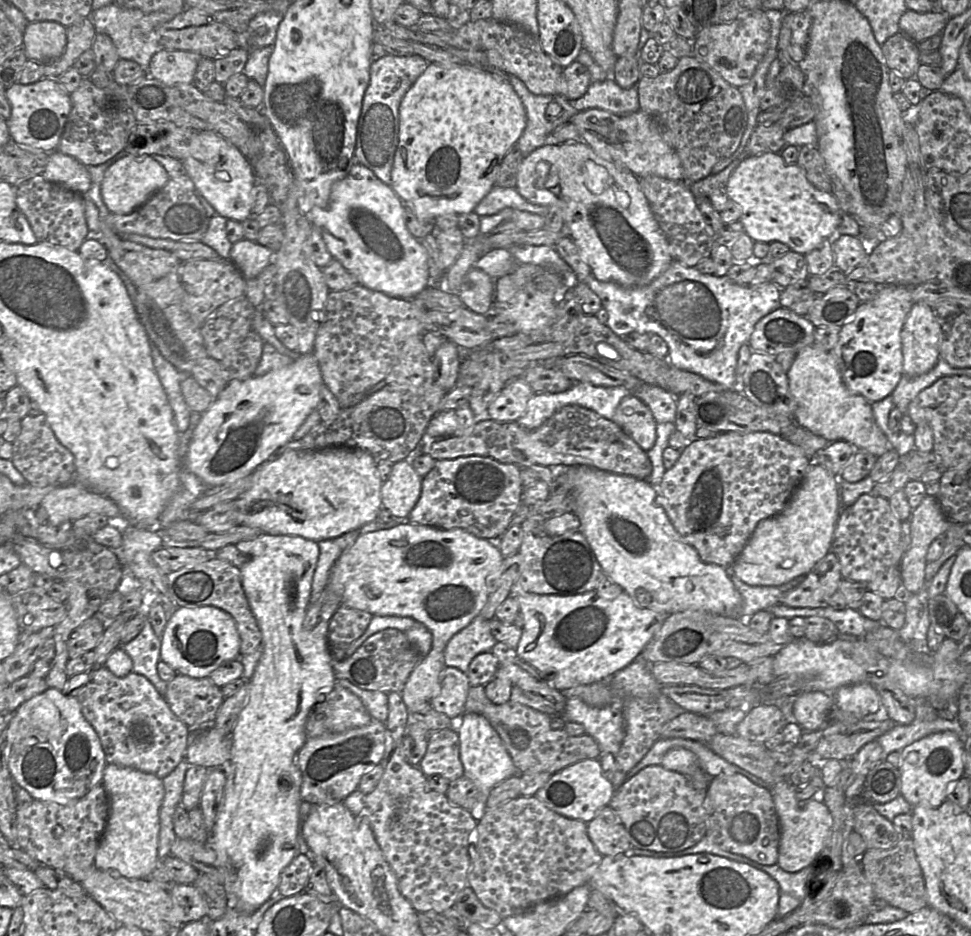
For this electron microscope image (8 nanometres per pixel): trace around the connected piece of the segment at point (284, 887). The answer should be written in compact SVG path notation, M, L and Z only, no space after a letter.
M298 854L282 871L277 893L282 897L303 893L312 867L312 859L305 854Z

